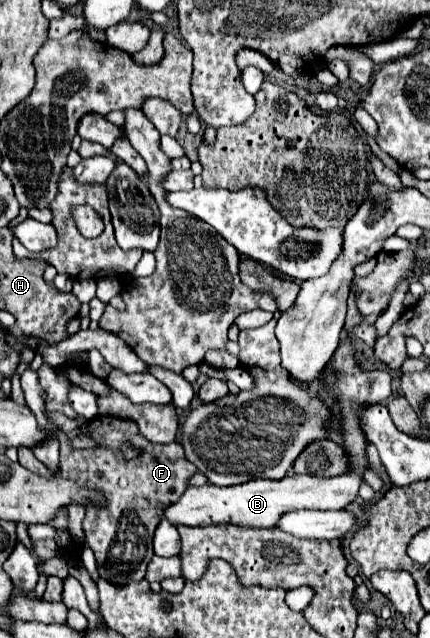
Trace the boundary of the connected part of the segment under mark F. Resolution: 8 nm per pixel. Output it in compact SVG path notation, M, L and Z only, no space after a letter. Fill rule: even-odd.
M96 417L90 421L90 427L94 439L98 439L102 447L94 447L90 451L70 451L66 443L60 443L60 477L86 487L100 487L108 499L106 511L94 511L94 507L90 507L84 519L86 543L96 555L98 575L114 585L142 581L154 555L154 529L162 521L164 509L178 501L186 491L188 477L196 473L196 467L182 459L180 443L152 445L140 435L136 423L114 417ZM126 441L146 451L138 459L124 461L122 455L118 455L118 447L122 447Z

